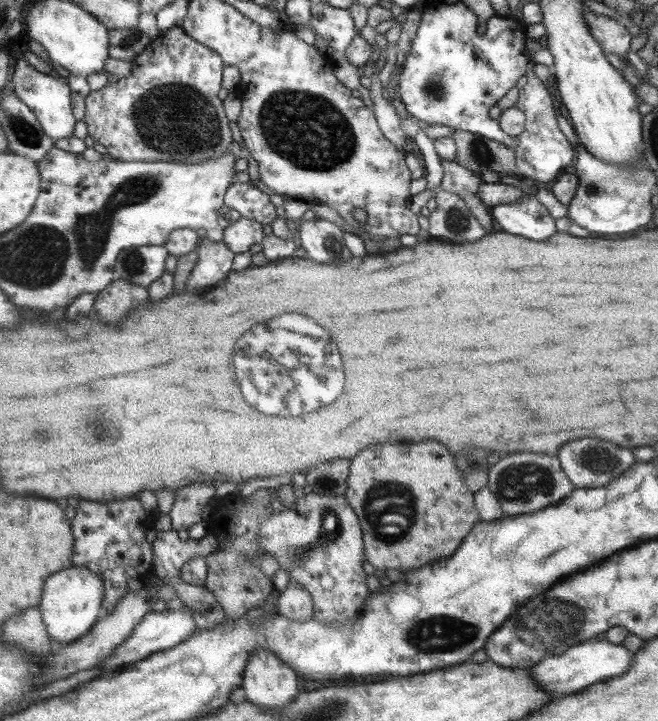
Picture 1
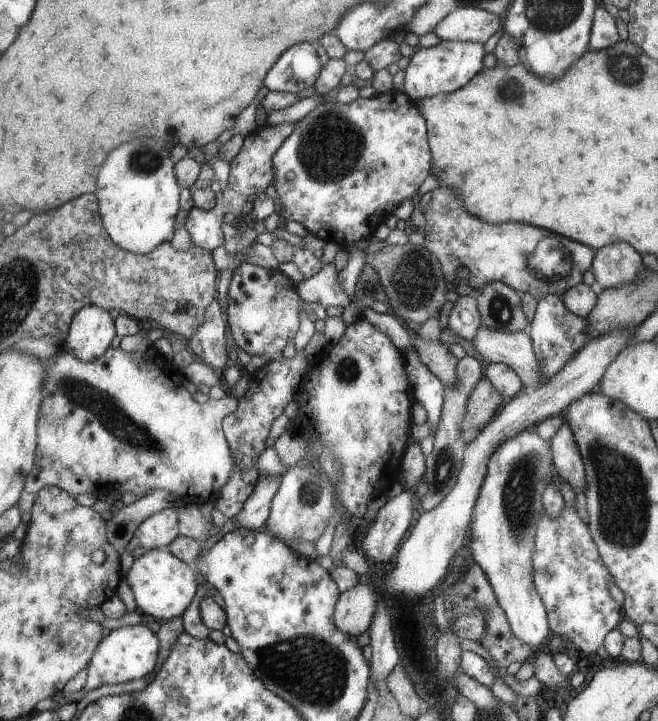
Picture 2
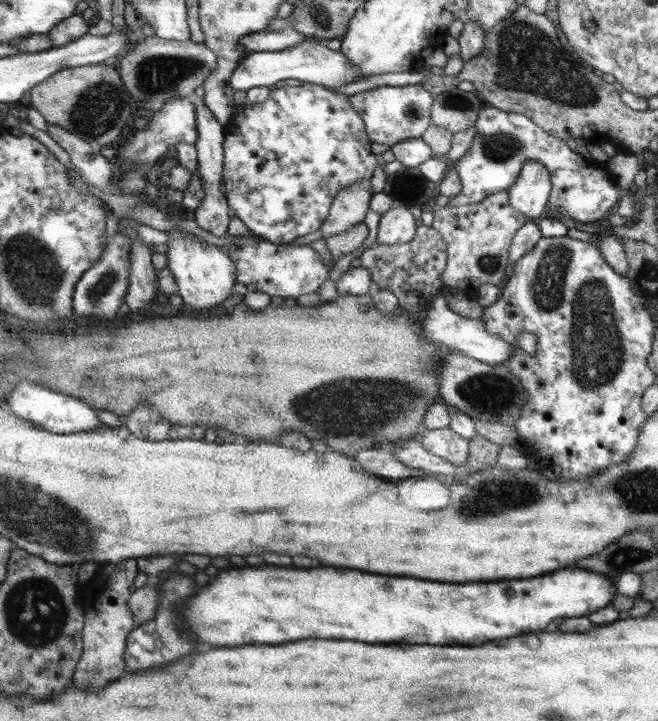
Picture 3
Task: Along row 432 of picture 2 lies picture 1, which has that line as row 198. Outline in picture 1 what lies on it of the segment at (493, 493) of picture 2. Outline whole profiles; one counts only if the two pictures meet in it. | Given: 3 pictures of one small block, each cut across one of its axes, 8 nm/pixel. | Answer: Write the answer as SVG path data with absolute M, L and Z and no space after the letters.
M523 193L514 203L490 207L489 214L499 230L513 236L545 240L555 232L553 218L547 214L545 206L537 202L535 195Z

